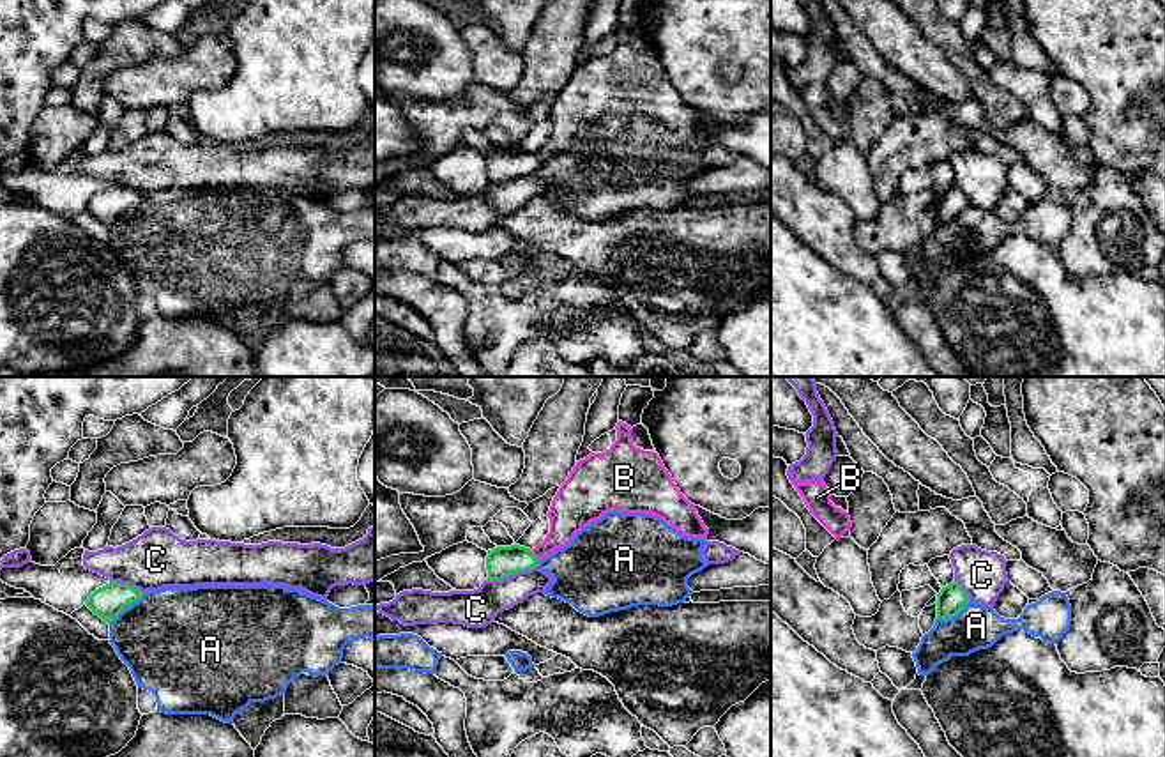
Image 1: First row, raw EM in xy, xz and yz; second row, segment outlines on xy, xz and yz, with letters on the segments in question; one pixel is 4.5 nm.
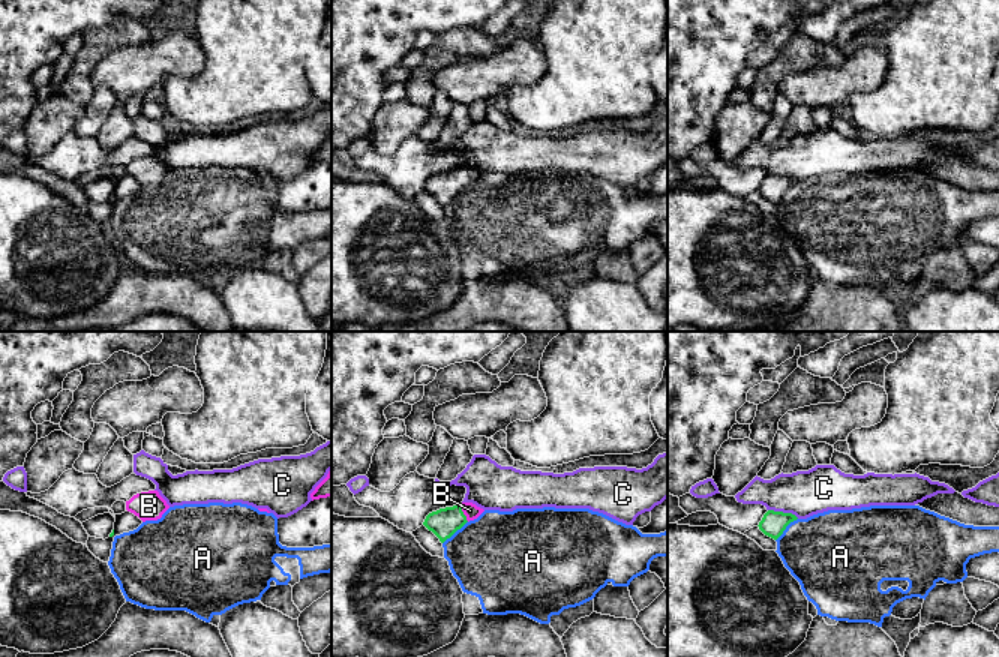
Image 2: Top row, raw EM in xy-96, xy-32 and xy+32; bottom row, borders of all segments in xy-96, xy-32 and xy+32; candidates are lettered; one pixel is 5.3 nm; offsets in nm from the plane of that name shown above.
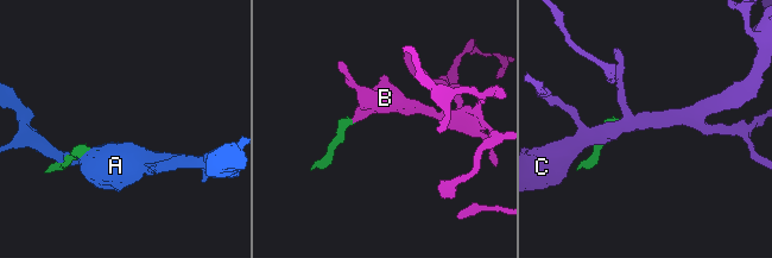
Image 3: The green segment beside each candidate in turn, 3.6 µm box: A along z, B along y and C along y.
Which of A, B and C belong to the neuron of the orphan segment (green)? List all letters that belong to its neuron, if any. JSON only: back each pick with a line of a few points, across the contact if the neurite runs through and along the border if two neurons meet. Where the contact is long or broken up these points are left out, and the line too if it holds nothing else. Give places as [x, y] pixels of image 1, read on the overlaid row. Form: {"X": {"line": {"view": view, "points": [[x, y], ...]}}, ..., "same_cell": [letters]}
{"B": {"line": {"view": "xz", "points": [[502, 561], [533, 556], [563, 529], [568, 513]]}}, "same_cell": ["B"]}

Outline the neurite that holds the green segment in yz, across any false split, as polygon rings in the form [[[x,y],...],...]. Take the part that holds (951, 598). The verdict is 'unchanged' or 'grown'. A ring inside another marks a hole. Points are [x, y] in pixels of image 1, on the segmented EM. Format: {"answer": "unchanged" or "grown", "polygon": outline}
{"answer": "unchanged", "polygon": [[[951,582],[937,594],[937,619],[946,621],[955,617],[969,601],[971,600],[962,585],[958,582]]]}

